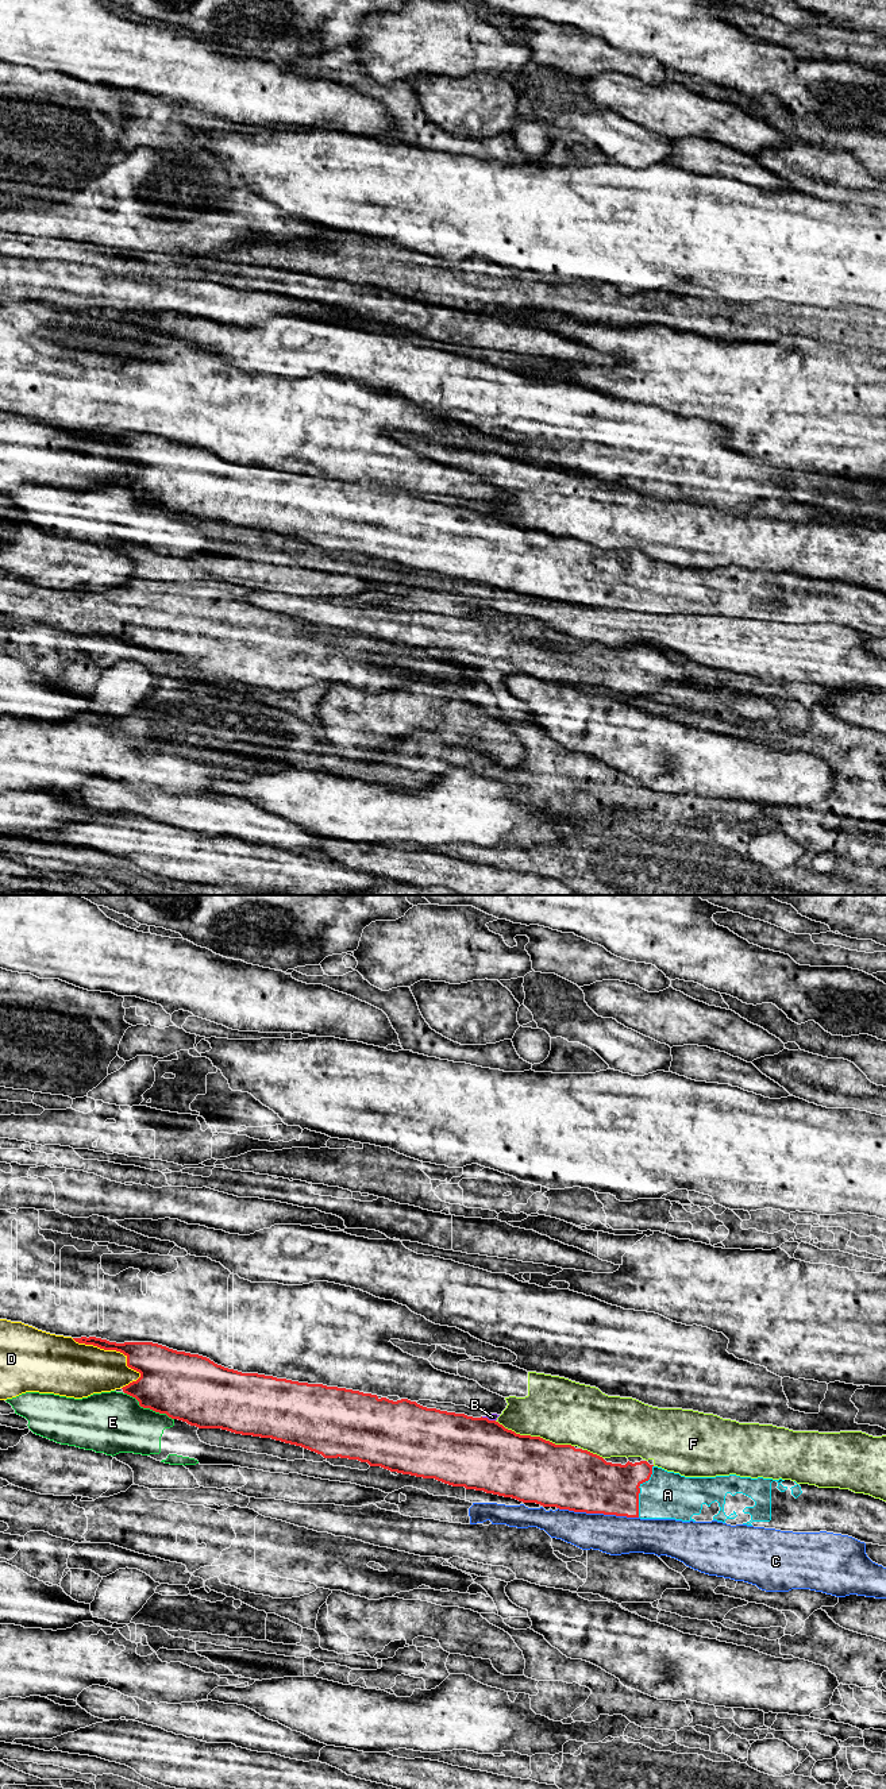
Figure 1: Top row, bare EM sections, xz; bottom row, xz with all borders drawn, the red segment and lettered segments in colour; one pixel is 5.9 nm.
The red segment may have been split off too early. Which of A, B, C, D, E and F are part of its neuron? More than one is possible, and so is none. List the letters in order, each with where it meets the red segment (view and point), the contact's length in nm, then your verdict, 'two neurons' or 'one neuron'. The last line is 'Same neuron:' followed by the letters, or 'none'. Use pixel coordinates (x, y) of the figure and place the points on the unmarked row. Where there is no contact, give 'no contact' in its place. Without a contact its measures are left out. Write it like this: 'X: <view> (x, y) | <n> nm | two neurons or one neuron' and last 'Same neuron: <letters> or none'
A: xz (639, 583) | 320 nm | one neuron
B: xz (488, 512) | 90 nm | two neurons
C: xz (598, 605) | 480 nm | two neurons
D: xz (111, 442) | 480 nm | two neurons
E: xz (149, 500) | 340 nm | two neurons
F: xz (534, 529) | 500 nm | two neurons
Same neuron: A

